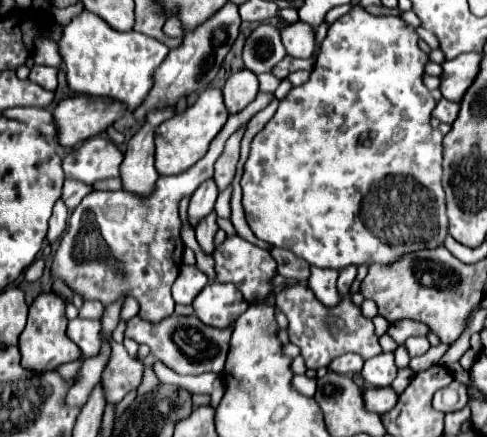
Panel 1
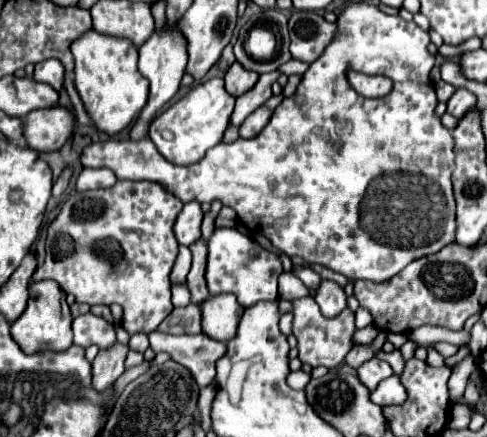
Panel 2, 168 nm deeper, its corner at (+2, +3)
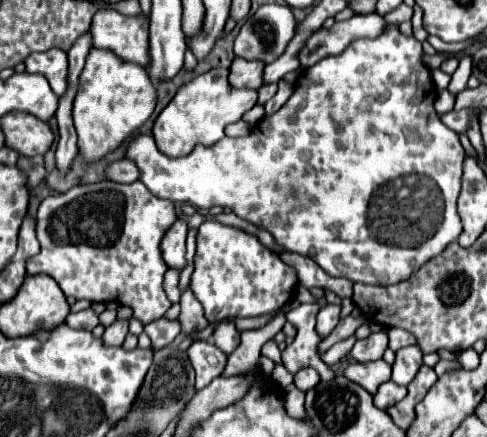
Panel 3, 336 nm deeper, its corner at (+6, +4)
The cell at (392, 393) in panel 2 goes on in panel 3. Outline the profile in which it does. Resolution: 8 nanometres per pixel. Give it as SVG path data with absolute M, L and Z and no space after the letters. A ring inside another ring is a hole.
M386 381L380 385L378 393L374 395L374 405L378 409L388 409L392 405L396 405L398 401L402 401L406 397L406 387L396 385L394 381Z

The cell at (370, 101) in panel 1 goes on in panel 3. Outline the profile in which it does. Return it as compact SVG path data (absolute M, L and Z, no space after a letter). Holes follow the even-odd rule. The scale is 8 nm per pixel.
M388 25L386 31L376 39L358 39L352 45L344 49L344 53L336 57L324 57L324 61L318 61L312 65L312 69L306 69L294 83L294 93L286 101L286 105L276 111L274 115L266 115L248 137L230 139L224 137L212 147L196 145L196 149L188 157L170 159L164 155L152 135L138 135L126 151L126 157L136 161L140 169L140 181L160 199L170 199L174 203L190 203L198 209L210 209L214 205L220 205L238 217L254 223L256 227L268 229L276 243L284 245L292 253L300 253L304 257L310 257L316 261L328 275L332 277L346 277L354 283L366 283L366 285L394 285L400 281L406 281L420 265L430 261L432 257L440 255L448 243L456 241L462 233L462 223L456 211L456 201L460 195L460 177L462 177L462 163L464 163L464 147L460 143L460 137L456 131L448 129L434 111L434 99L436 89L434 81L430 77L430 69L422 63L422 45L414 37L404 37L396 25Z

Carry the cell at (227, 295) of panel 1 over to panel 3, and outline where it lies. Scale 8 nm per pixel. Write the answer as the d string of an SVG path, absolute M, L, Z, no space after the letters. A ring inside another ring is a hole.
M222 321L222 323L216 327L216 331L214 331L214 335L212 335L212 341L214 341L226 355L230 355L230 353L240 345L240 333L238 333L238 329L236 329L236 325L234 325L232 321Z

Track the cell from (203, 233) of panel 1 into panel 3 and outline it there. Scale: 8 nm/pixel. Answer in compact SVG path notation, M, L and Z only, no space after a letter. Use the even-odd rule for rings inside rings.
M186 289L186 293L182 295L180 299L180 315L178 315L178 321L180 321L180 327L182 327L182 333L192 333L192 331L202 331L208 321L204 317L204 309L202 305L196 301L196 297L192 295L190 289Z

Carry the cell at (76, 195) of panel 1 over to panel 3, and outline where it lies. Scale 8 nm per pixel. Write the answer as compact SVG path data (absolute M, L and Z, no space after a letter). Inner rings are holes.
M120 159L120 161L112 163L106 173L116 183L132 183L132 181L138 181L138 177L140 177L140 169L136 167L136 163L132 159Z

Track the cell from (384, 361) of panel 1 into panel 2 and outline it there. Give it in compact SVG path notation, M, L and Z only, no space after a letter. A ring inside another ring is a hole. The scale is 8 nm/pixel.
M372 358L358 368L358 378L368 390L374 390L388 376L392 376L390 364L384 360L378 360L378 358Z

